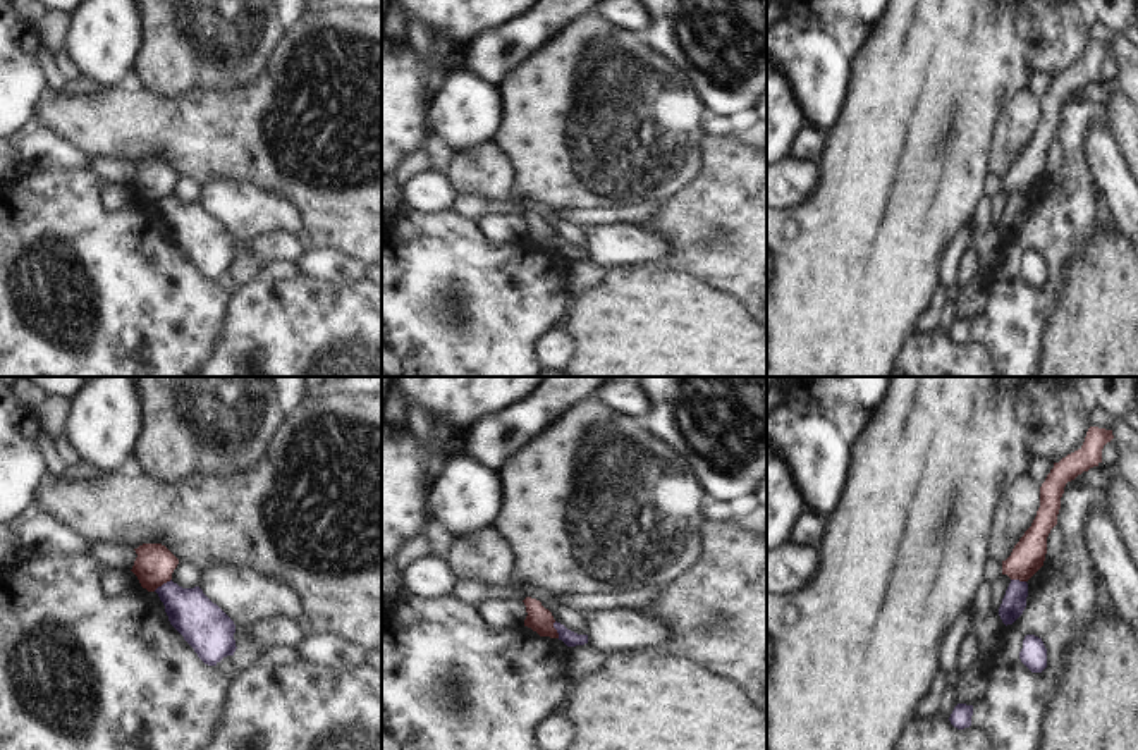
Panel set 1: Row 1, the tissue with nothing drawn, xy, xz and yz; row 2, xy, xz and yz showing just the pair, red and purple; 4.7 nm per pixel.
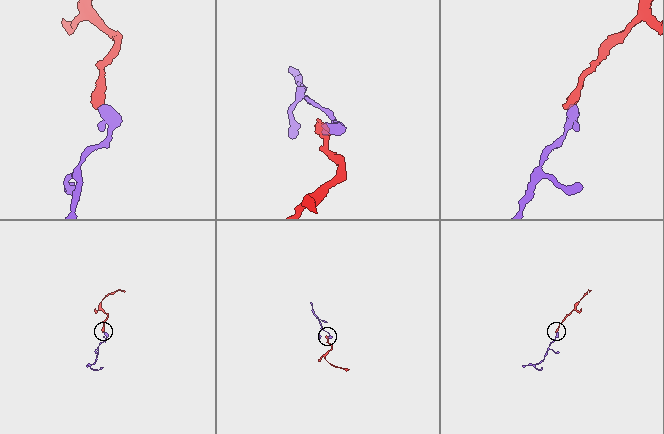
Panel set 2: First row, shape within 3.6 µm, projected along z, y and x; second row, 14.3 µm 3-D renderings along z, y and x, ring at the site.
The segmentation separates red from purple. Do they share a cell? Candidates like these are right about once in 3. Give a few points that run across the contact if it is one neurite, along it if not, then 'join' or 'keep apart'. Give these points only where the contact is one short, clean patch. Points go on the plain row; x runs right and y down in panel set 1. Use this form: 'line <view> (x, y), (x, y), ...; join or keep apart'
line xy (171, 193), (153, 205); keep apart

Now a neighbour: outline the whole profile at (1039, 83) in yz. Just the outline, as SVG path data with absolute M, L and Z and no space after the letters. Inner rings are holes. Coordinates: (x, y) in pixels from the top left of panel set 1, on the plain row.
M1040 71L1030 77L1026 89L1037 98L1043 98L1052 83L1054 76L1045 71Z

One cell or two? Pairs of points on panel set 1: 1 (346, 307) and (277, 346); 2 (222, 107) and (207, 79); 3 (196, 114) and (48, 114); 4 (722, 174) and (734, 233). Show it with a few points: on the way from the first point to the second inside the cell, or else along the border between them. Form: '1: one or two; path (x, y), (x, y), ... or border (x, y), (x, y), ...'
1: one; path (329, 324), (306, 346), (294, 346)
2: two; border (251, 79), (226, 92), (189, 92), (174, 98)
3: one; path (160, 116), (85, 116)
4: one; path (734, 188), (734, 219)

